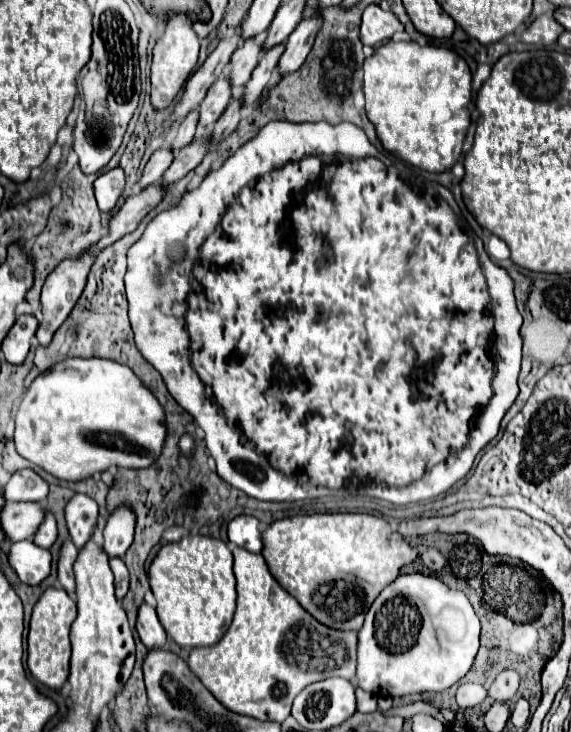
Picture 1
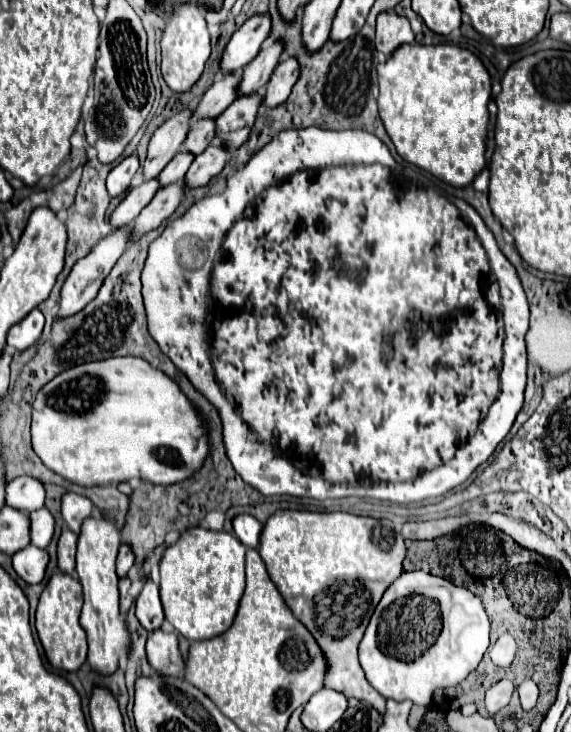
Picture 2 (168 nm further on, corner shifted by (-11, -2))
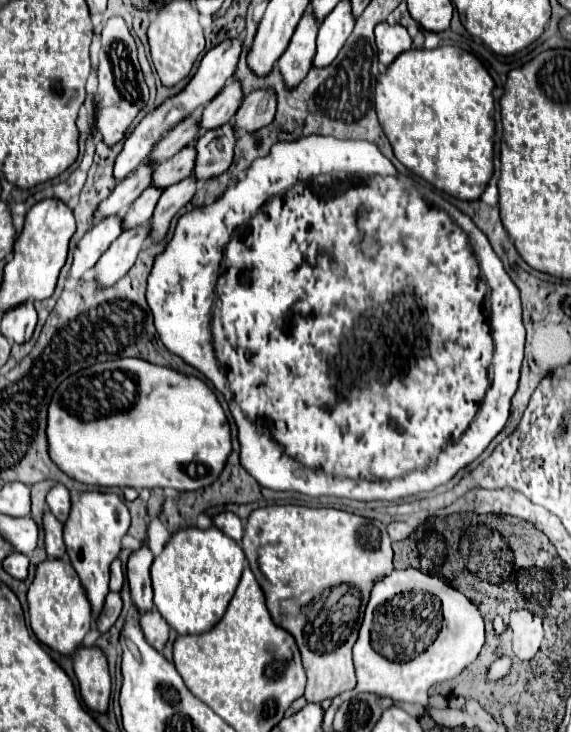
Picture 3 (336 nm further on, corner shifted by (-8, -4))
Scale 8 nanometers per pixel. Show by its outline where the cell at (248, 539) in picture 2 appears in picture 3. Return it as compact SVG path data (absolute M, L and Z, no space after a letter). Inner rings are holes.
M222 512L212 522L216 524L216 528L220 528L224 534L228 534L230 538L234 538L236 542L242 540L242 536L244 536L244 524L242 524L242 520L234 512Z

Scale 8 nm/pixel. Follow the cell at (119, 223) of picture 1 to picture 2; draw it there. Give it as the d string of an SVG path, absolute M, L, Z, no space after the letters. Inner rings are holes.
M119 230L119 234L107 234L101 238L101 242L91 250L91 254L87 254L87 258L81 258L81 262L75 262L71 274L67 276L67 282L63 284L61 290L61 308L57 312L57 316L71 316L77 310L83 310L83 306L87 306L87 302L91 302L95 298L95 294L99 292L99 286L103 284L105 276L111 272L113 264L119 260L119 256L123 254L123 250L127 248L127 230Z

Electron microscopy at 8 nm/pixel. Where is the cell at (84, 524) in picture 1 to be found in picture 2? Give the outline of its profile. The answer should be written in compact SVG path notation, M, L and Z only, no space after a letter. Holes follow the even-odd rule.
M65 492L61 496L61 516L67 522L67 526L77 534L83 518L91 516L93 504L85 496L79 496L75 492Z

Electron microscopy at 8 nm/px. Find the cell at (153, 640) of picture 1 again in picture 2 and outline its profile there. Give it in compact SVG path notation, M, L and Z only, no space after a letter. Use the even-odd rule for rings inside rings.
M147 578L141 594L135 600L135 606L137 606L135 616L143 628L147 628L149 632L155 628L161 628L165 614L163 614L163 606L159 600L159 586L151 578Z

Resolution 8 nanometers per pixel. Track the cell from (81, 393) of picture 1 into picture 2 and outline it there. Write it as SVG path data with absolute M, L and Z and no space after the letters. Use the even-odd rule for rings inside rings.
M137 356L85 362L45 384L33 404L33 450L47 468L79 486L105 486L141 478L151 484L177 484L193 478L209 454L207 422L179 384Z

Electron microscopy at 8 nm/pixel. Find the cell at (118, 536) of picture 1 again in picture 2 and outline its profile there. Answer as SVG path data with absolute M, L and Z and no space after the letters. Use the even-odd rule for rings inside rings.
M123 544L123 546L119 548L119 556L117 556L117 576L119 576L119 578L127 576L127 572L131 570L133 564L135 564L133 552L131 552L131 548L129 548L127 544Z

